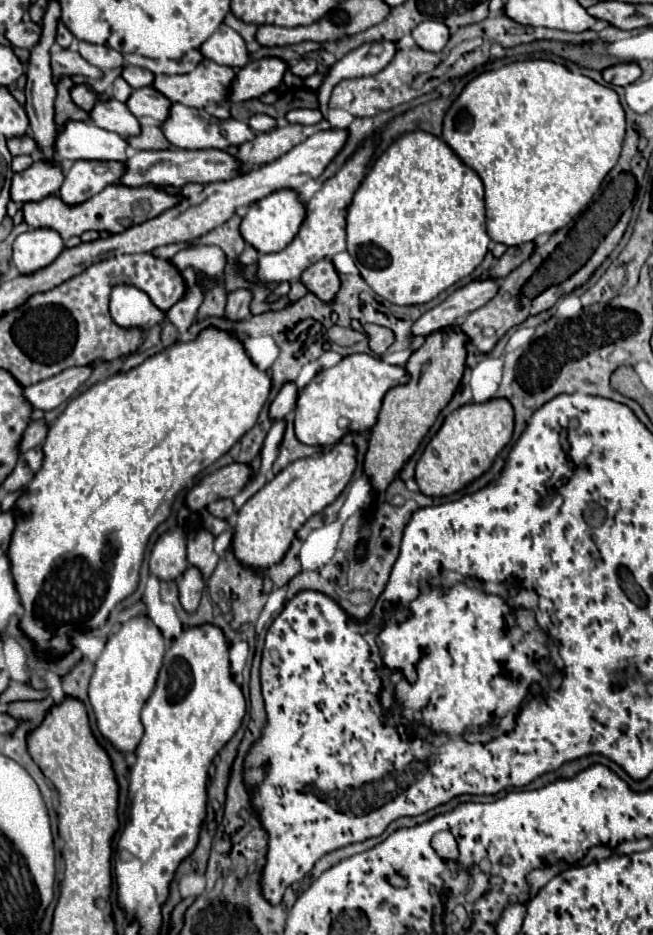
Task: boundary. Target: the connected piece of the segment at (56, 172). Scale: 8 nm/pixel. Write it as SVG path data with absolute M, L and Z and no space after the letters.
M42 159L32 163L32 167L28 167L22 173L14 173L12 177L12 201L22 205L26 201L40 201L42 197L54 195L58 193L60 185L62 185L62 167L60 163L44 163Z

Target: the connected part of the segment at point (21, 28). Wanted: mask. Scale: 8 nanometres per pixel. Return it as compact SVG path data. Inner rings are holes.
M20 21L16 27L10 27L6 31L6 37L14 47L26 47L26 49L38 45L40 35L42 35L42 25L34 21Z

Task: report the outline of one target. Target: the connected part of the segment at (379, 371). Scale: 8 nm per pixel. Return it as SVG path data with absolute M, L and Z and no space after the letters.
M354 353L344 357L336 367L320 371L298 395L296 401L296 419L294 429L296 437L306 445L320 445L320 447L334 447L344 431L336 425L340 417L348 417L352 421L352 433L366 433L374 427L382 399L388 389L406 383L410 377L404 367L388 365L382 359Z

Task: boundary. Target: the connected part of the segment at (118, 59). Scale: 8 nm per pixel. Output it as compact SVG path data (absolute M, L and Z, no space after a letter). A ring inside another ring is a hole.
M80 41L80 55L100 67L100 69L114 69L114 67L122 67L124 65L124 57L122 53L110 49L110 47L98 47L98 45L92 45L92 43L86 43L86 41Z

